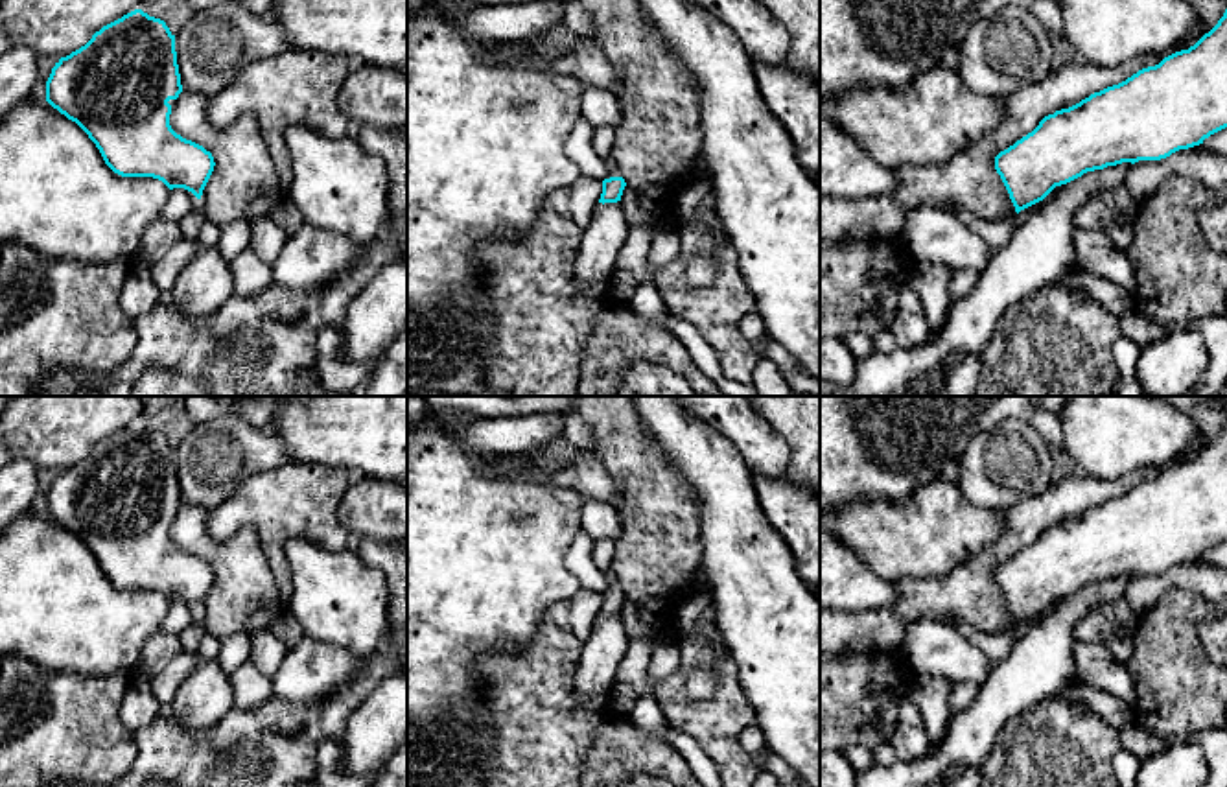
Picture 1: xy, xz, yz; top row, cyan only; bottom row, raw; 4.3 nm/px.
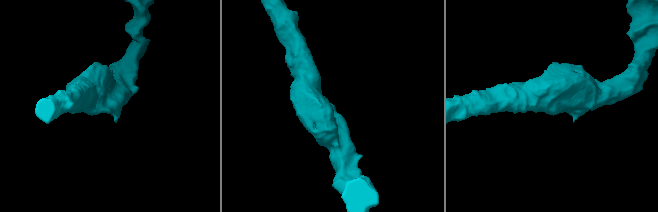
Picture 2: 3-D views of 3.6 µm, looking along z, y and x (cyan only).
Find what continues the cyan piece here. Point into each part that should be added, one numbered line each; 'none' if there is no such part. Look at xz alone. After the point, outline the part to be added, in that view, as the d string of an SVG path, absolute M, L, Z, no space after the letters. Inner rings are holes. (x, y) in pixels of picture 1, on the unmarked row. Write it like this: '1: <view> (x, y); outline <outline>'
1: xz (603, 552); outline M602 538L593 542L591 558L595 566L608 575L608 586L604 592L621 590L619 582L612 577L612 560L615 555L615 540Z

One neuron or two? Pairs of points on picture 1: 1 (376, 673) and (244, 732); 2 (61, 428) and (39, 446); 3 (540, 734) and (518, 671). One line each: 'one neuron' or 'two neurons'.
1: one neuron
2: one neuron
3: one neuron

